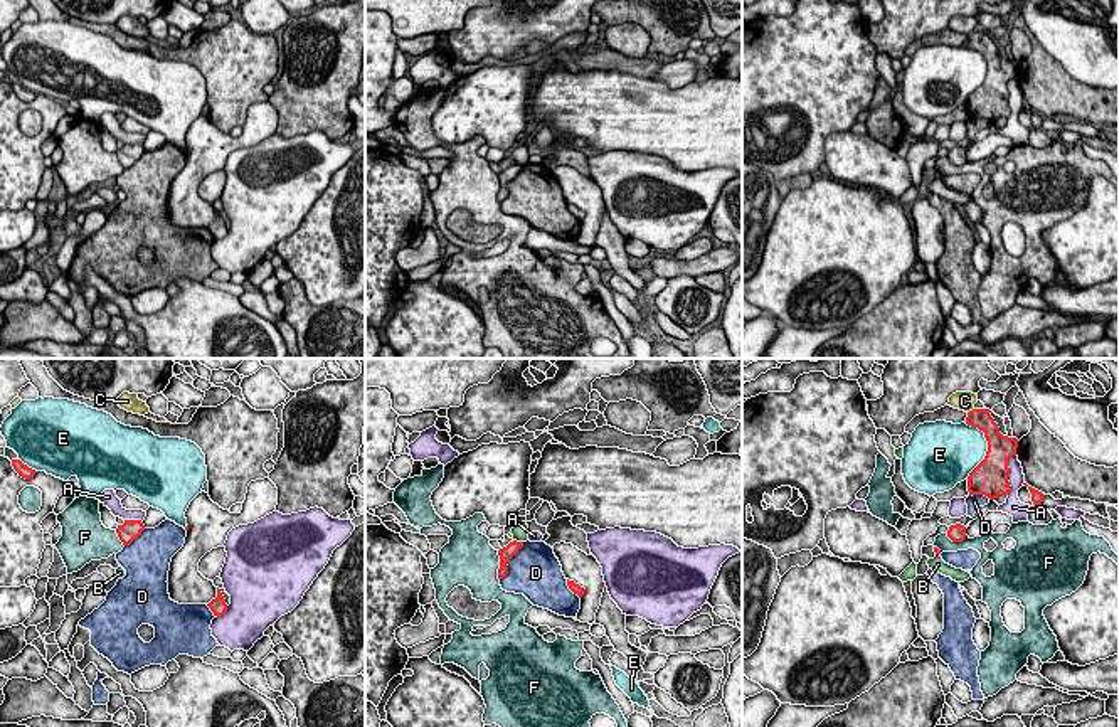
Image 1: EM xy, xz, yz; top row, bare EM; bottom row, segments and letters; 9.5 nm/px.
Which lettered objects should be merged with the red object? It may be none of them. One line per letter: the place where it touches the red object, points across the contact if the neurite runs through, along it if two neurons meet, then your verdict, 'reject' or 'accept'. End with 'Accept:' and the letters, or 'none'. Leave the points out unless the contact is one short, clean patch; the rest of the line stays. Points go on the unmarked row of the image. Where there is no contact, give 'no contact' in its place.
A: contact yz (1008, 96); reject
B: contact xz (519, 165); border xz (514, 162), (522, 165); reject
C: contact yz (970, 34); reject
D: contact xz (509, 182); reject
E: contact yz (988, 69); reject
F: contact xz (500, 189); border xz (497, 174), (498, 202); reject
Accept: none

